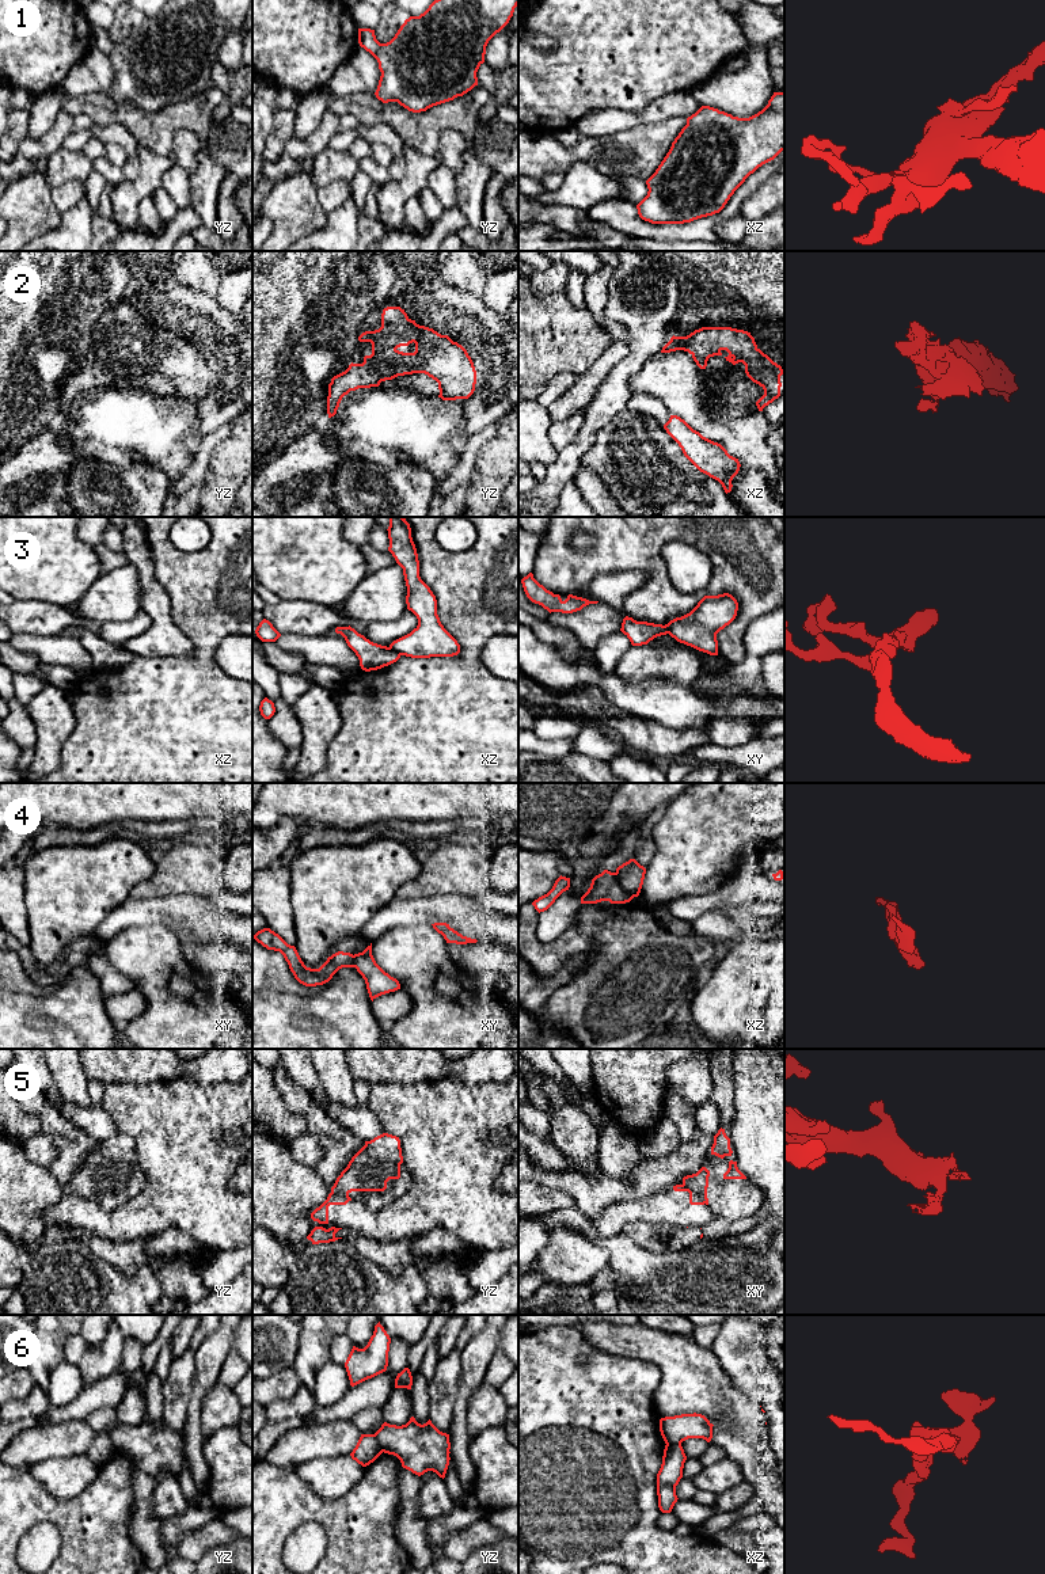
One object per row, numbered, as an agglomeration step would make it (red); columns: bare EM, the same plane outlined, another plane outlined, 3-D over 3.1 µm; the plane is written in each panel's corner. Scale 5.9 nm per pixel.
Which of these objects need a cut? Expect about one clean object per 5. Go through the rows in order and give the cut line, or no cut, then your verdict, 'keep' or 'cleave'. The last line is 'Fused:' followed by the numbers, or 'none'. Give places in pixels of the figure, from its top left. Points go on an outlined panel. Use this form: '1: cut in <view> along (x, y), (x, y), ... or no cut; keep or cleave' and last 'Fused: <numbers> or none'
1: no cut; keep
2: no cut; keep
3: cut in xz along (388, 647), (402, 654); cleave
4: cut in xz along (614, 873), (618, 882), (634, 896); cleave
5: cut in xy along (683, 1183), (705, 1202); cleave
6: cut in yz along (373, 1434), (383, 1451); cleave
Fused: 3, 4, 5, 6

